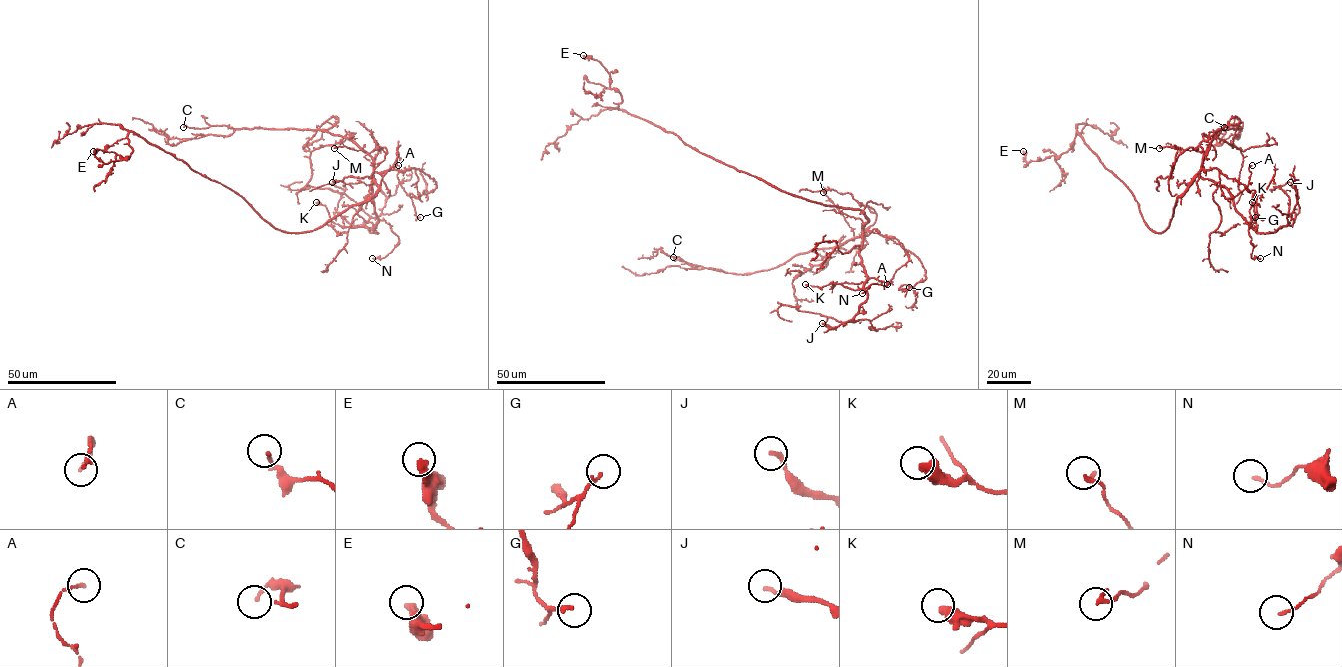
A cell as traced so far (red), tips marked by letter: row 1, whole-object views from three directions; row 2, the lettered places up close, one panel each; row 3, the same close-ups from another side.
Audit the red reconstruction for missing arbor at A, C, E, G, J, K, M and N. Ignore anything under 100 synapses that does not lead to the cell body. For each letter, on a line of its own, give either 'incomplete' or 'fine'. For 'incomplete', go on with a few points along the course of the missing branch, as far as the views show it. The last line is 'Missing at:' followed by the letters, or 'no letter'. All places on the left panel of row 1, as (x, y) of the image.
A: fine
C: fine
E: fine
G: fine
J: fine
K: fine
M: fine
N: fine
Missing at: no letter

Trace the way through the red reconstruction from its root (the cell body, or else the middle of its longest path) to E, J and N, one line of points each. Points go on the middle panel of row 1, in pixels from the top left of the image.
E: (820, 204), (737, 171), (617, 108), (621, 95), (610, 88), (609, 72), (583, 55)
J: (820, 204), (859, 209), (867, 219), (859, 251), (867, 299), (851, 319), (826, 332), (834, 328), (822, 323)
N: (820, 204), (859, 209), (867, 219), (862, 230), (861, 262), (869, 278), (889, 283), (872, 283), (862, 293)

